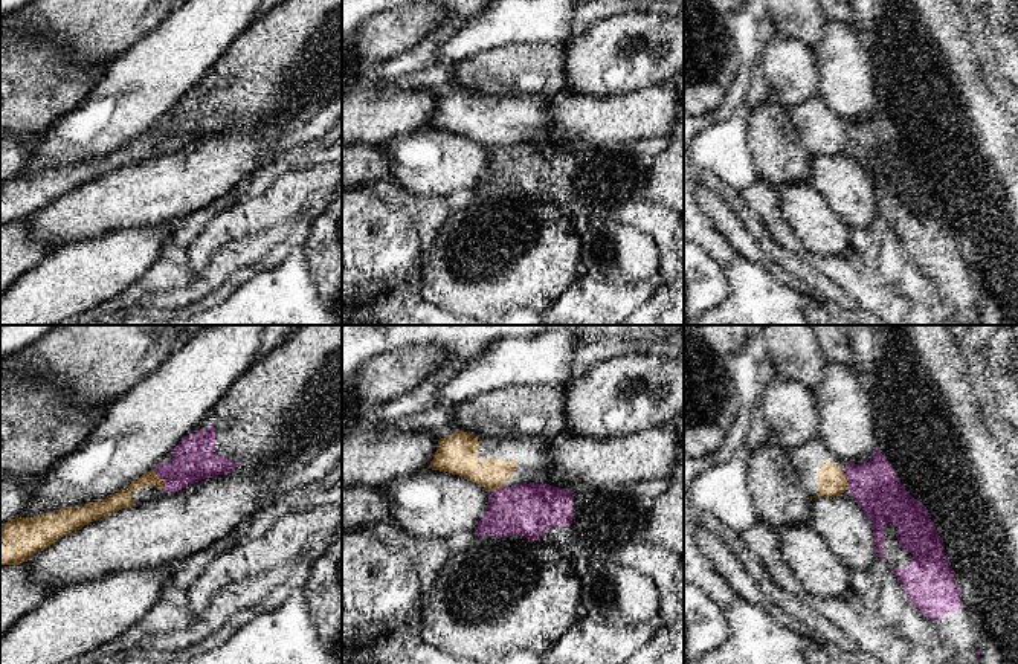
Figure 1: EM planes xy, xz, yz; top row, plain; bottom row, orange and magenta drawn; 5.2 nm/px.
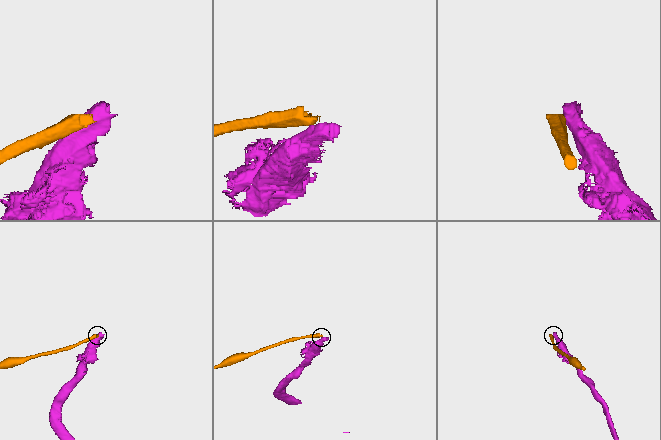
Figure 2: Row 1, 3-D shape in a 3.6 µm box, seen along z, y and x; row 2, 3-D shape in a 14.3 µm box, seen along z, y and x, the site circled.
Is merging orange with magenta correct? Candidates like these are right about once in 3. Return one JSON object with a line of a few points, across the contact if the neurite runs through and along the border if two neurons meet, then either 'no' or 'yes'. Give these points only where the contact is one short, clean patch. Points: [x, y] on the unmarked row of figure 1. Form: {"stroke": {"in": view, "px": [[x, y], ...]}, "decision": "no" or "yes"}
{"stroke": {"in": "xy", "px": [[153, 128], [164, 139], [164, 145]]}, "decision": "no"}

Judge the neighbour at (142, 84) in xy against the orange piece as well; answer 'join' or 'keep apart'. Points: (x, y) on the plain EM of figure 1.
keep apart

